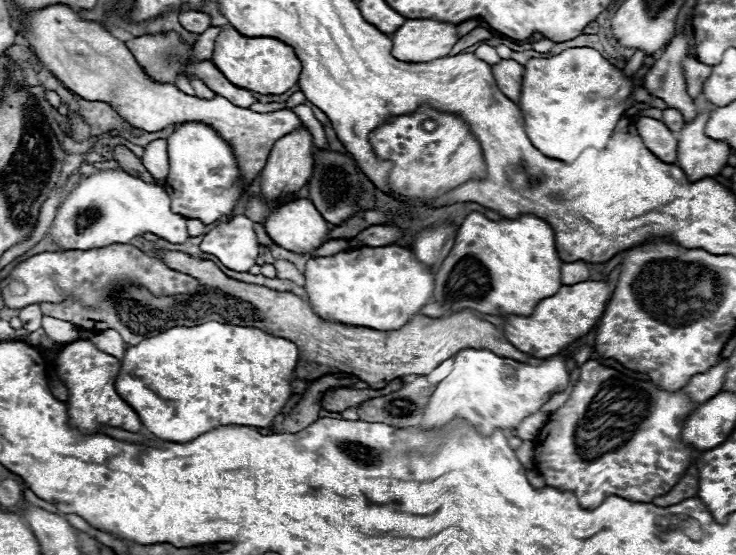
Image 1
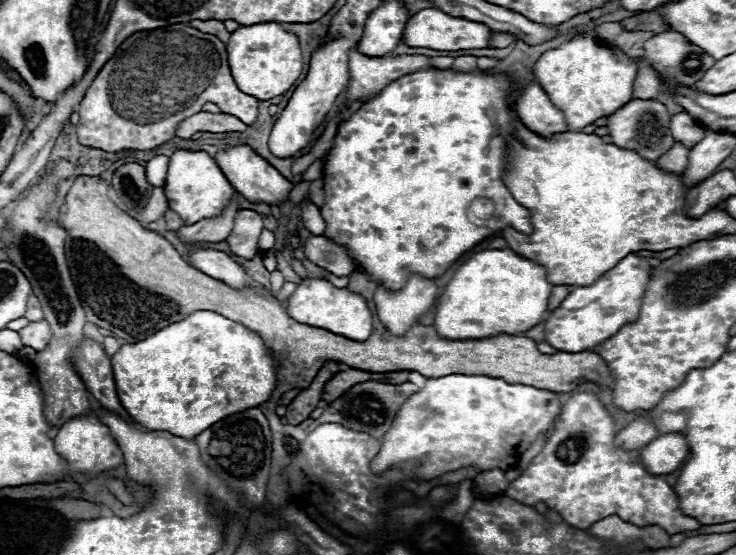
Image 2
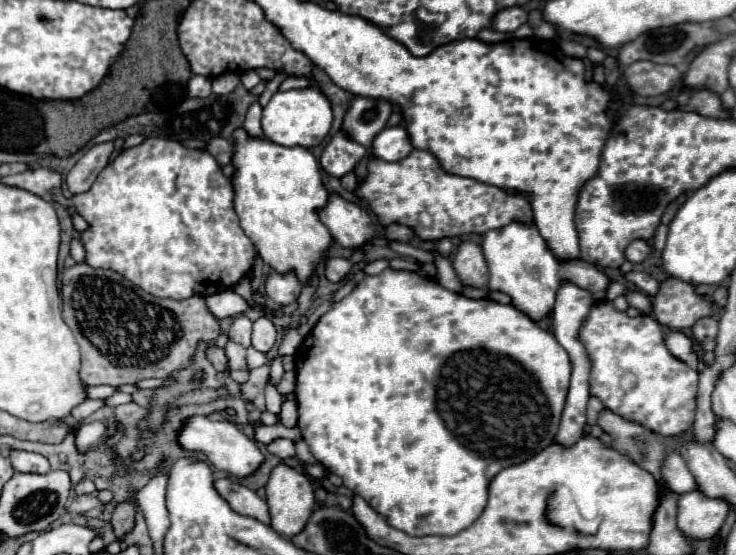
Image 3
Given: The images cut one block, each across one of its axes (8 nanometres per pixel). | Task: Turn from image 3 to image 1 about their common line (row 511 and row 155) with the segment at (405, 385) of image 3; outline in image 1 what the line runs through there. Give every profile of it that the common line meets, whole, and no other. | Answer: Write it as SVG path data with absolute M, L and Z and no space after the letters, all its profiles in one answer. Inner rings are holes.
M422 104L412 114L386 118L376 130L370 132L368 140L380 160L392 162L392 170L388 174L390 196L404 206L422 204L428 210L436 210L438 206L428 204L430 200L448 194L468 180L484 180L488 176L480 142L470 134L466 122L456 114L440 112L428 104ZM424 120L434 120L436 130L424 130Z

